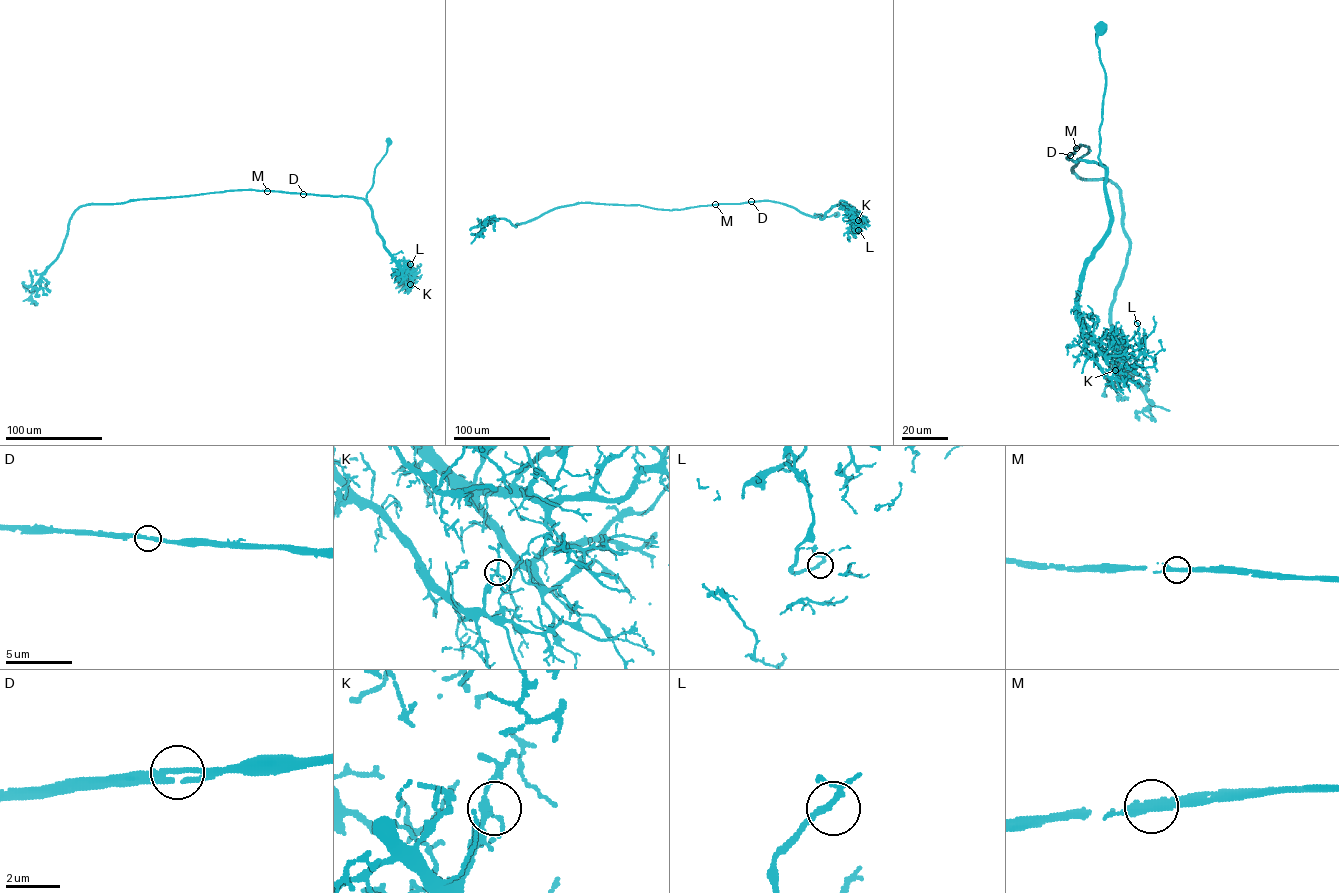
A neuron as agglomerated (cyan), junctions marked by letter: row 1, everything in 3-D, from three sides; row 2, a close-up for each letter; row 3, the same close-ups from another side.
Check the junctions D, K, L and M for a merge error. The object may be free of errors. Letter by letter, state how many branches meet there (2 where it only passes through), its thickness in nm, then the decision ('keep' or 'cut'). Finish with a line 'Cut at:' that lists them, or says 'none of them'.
D: 3 | 190 nm | keep
K: 3 | 180 nm | keep
L: 3 | 190 nm | keep
M: 3 | 260 nm | keep
Cut at: none of them

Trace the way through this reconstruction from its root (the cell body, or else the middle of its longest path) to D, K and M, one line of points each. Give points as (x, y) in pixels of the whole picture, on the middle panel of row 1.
D: (836, 214), (824, 216), (815, 213), (815, 217), (782, 203), (751, 201)
K: (836, 214), (824, 216), (815, 213), (814, 217), (823, 218), (832, 206), (845, 205), (858, 220)
M: (836, 214), (824, 216), (815, 213), (815, 217), (812, 217), (768, 200), (715, 204)

